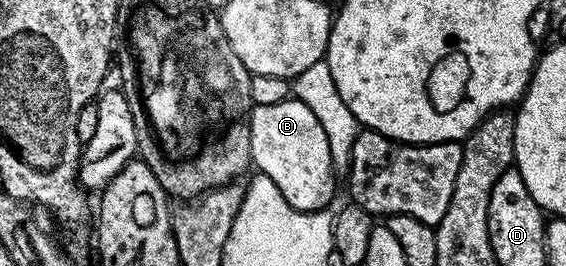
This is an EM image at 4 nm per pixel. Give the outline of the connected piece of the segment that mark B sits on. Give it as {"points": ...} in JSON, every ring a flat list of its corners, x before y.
{"points":[[294,98,266,106,256,104,248,113,248,124,252,165,273,180,287,203,302,212,328,209,337,188,337,172,329,153,329,140,313,110]]}

